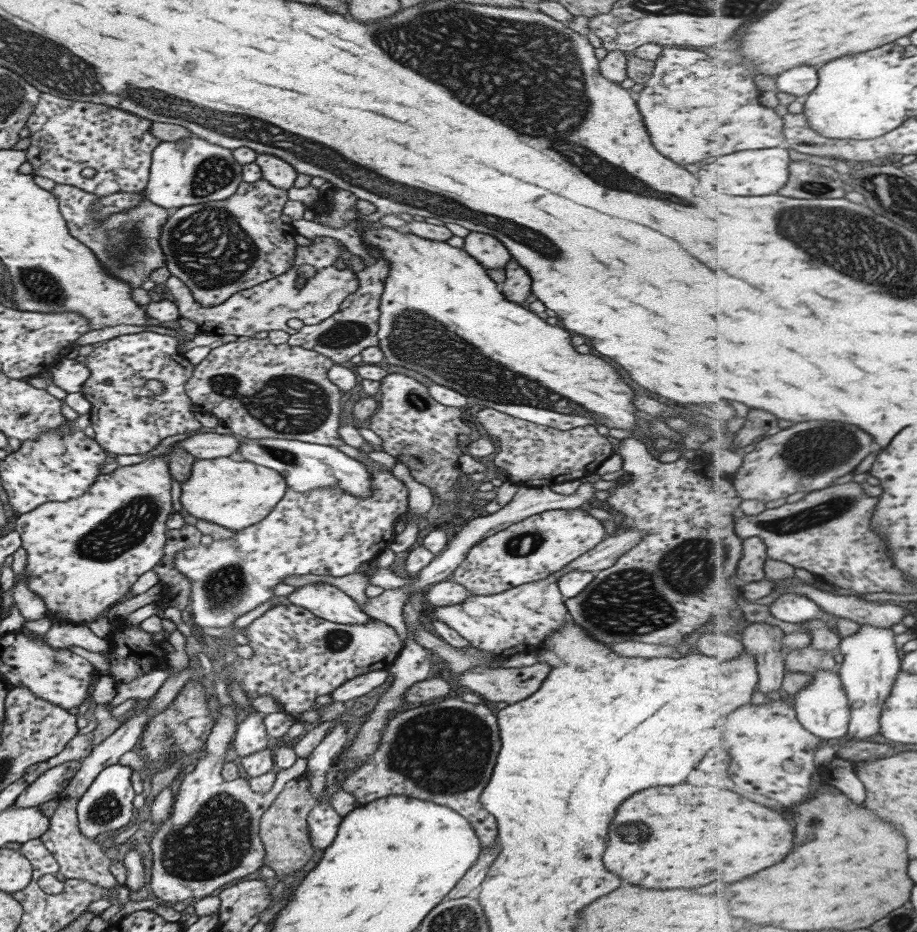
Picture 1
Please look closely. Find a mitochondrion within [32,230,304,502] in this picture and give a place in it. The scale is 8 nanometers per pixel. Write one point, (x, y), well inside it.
(284, 456)

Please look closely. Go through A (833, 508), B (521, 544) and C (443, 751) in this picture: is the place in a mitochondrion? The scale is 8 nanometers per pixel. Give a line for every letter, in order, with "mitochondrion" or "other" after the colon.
A: mitochondrion
B: mitochondrion
C: mitochondrion

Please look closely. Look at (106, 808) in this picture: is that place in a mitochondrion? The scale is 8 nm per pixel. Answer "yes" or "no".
yes

